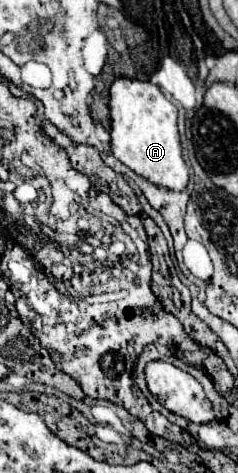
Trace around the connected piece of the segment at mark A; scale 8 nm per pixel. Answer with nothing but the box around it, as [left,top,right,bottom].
[110,78,188,192]

